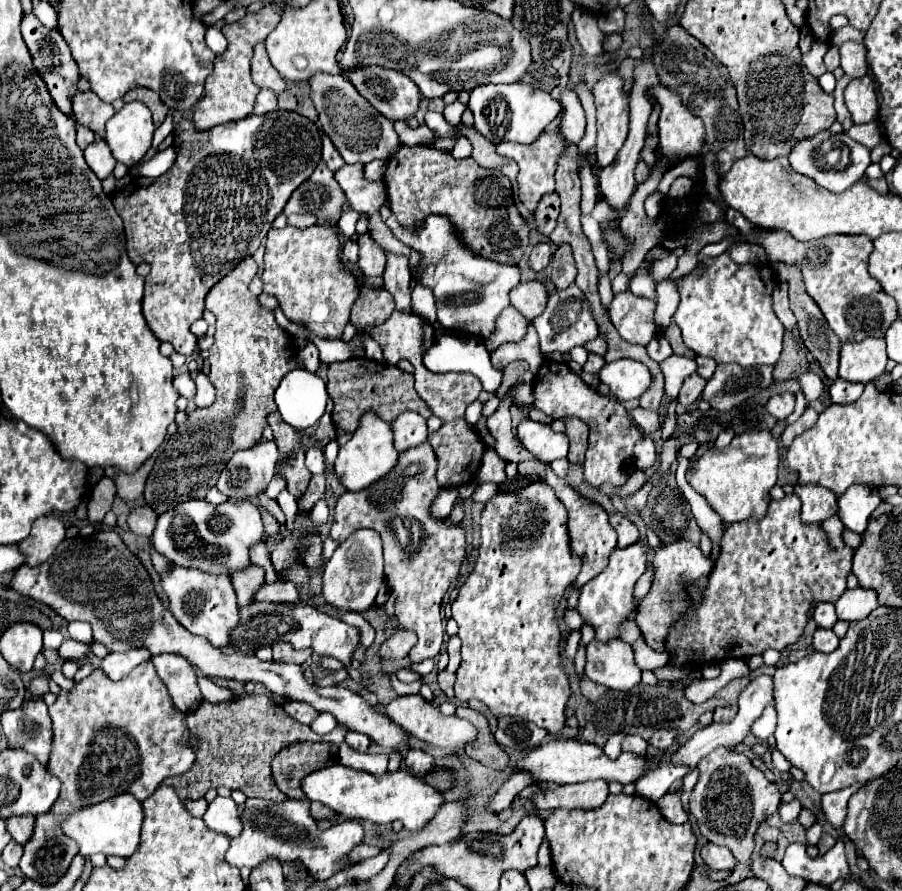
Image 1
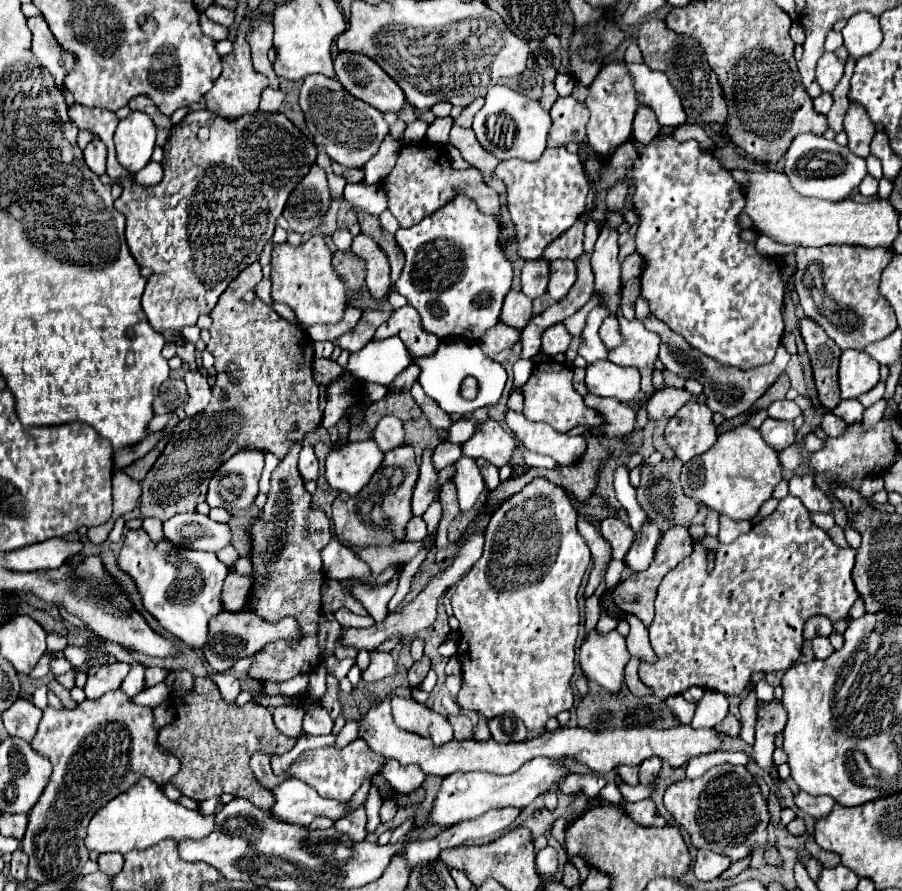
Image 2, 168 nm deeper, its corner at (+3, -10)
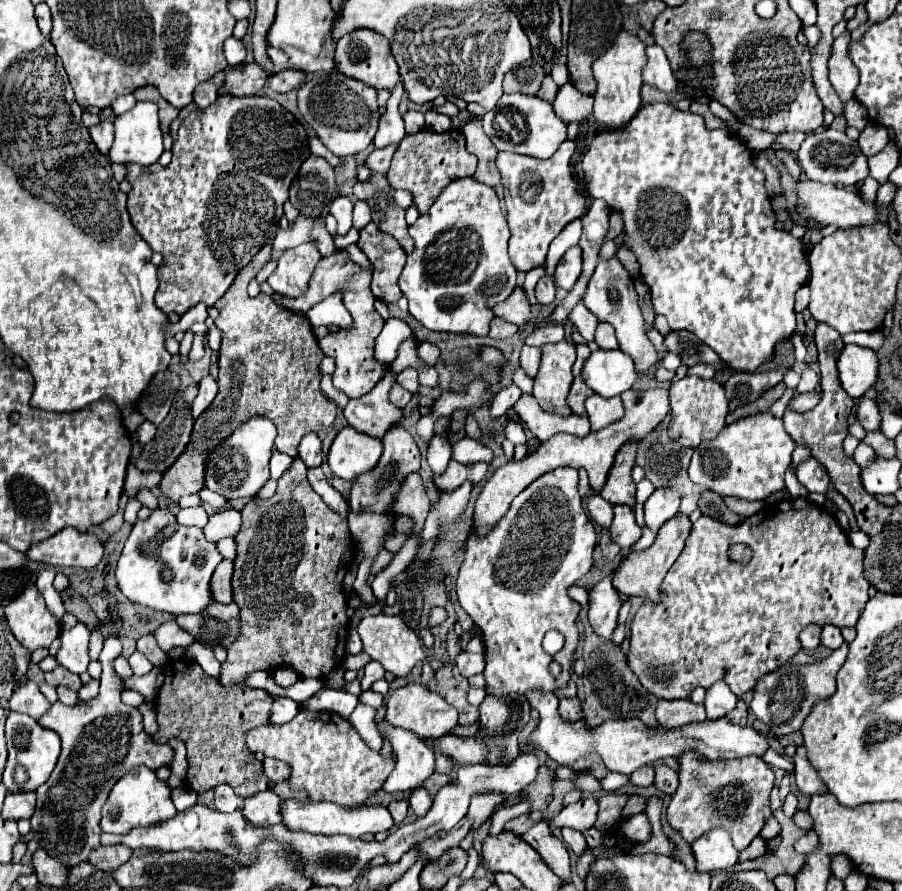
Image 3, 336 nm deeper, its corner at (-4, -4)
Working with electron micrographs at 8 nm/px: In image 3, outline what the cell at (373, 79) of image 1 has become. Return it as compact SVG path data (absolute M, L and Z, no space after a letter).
M356 28L356 30L344 34L336 42L334 64L336 64L338 72L342 72L350 78L356 78L356 80L360 80L372 88L392 90L400 78L398 64L390 52L390 42L382 34L376 34L374 30L368 30L368 28Z

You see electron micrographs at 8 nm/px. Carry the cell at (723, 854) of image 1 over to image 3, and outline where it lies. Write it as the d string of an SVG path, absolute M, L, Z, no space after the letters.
M712 828L692 842L698 872L718 872L732 868L738 862L738 850L732 846L730 834L724 828Z

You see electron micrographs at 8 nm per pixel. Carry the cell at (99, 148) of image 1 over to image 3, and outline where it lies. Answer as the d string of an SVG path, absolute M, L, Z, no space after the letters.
M100 120L100 124L90 128L90 136L94 144L100 148L100 152L106 156L112 142L114 142L114 122L112 120Z

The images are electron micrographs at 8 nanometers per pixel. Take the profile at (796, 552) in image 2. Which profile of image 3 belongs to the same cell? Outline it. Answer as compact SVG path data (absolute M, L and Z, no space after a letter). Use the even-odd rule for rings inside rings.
M792 498L790 502L782 500L782 502L776 502L776 504L770 504L768 508L760 510L754 516L746 518L744 522L740 522L736 526L724 524L724 522L708 518L708 516L702 516L700 520L696 520L692 524L692 532L690 532L690 536L686 540L684 550L680 552L678 560L674 562L674 566L666 574L664 582L660 584L660 598L656 602L644 600L642 606L636 610L636 614L632 618L632 626L630 626L630 648L628 648L626 660L628 660L630 668L632 668L632 672L642 682L642 686L650 694L654 694L656 698L660 698L660 700L684 700L684 698L690 698L690 694L692 694L694 688L698 688L698 686L710 688L718 680L724 680L730 686L730 690L740 698L744 692L748 692L748 690L754 688L754 684L762 678L762 674L768 674L768 672L780 668L782 664L786 664L800 650L798 634L808 624L818 624L818 626L834 624L838 628L856 626L858 616L862 614L862 610L864 610L864 606L866 606L866 602L870 598L868 596L870 582L864 576L862 562L864 562L864 550L852 548L852 544L848 542L846 532L840 528L840 524L834 518L834 514L828 512L828 510L824 510L824 508L820 508L820 506L814 506L808 498ZM740 542L746 544L752 550L752 560L748 564L744 564L744 566L732 562L728 557L728 550L732 544L740 544Z

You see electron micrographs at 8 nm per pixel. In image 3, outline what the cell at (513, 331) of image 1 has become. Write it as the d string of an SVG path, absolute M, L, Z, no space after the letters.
M494 318L492 322L490 322L490 338L496 338L496 340L504 340L504 338L510 338L510 336L514 336L518 332L518 326L514 326L514 324L510 324L510 322L506 322L506 320L502 320L502 318Z

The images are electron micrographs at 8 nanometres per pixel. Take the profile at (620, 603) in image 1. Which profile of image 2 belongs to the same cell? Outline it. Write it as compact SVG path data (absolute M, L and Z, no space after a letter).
M647 522L645 528L637 534L631 550L625 556L625 564L631 570L631 574L643 572L643 570L647 570L651 566L659 538L661 538L659 528L655 524L651 524L651 522Z

